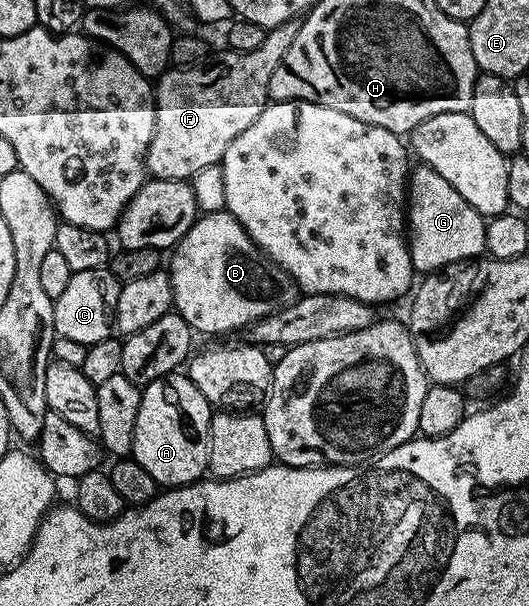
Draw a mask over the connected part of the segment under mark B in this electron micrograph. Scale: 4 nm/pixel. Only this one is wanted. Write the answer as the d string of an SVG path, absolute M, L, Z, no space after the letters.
M225 210L199 215L188 234L184 234L182 241L174 245L172 255L174 257L171 260L169 257L168 260L168 275L174 286L173 307L189 322L195 333L234 332L242 327L245 329L260 317L279 312L300 298L298 283L265 252L258 251L242 223Z

